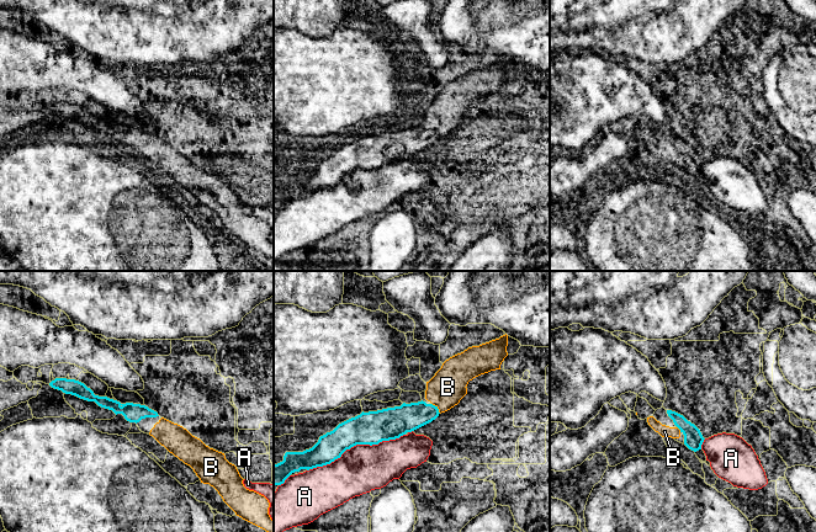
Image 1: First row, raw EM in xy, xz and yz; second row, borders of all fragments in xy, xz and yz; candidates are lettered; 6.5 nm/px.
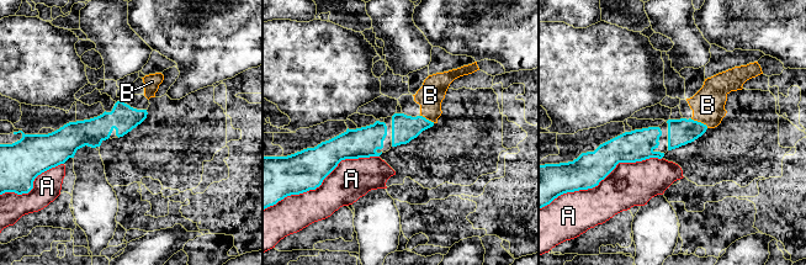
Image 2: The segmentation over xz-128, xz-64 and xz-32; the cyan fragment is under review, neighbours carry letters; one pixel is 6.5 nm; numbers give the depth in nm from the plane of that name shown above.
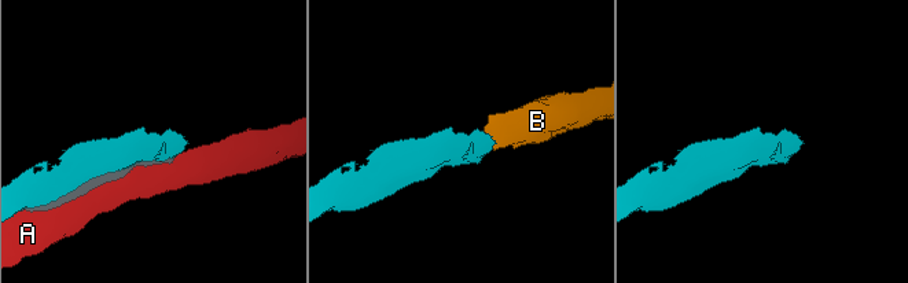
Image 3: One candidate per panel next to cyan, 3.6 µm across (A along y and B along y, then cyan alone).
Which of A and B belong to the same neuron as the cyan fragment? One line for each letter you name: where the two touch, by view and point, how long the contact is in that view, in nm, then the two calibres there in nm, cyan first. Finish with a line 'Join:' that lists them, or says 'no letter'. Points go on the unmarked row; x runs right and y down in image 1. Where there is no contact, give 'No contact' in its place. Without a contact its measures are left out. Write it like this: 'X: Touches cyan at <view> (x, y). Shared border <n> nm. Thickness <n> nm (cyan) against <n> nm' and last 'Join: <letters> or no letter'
B: Touches cyan at xz (436, 132). Shared border 90 nm. Thickness 190 nm (cyan) against 240 nm
Join: B

